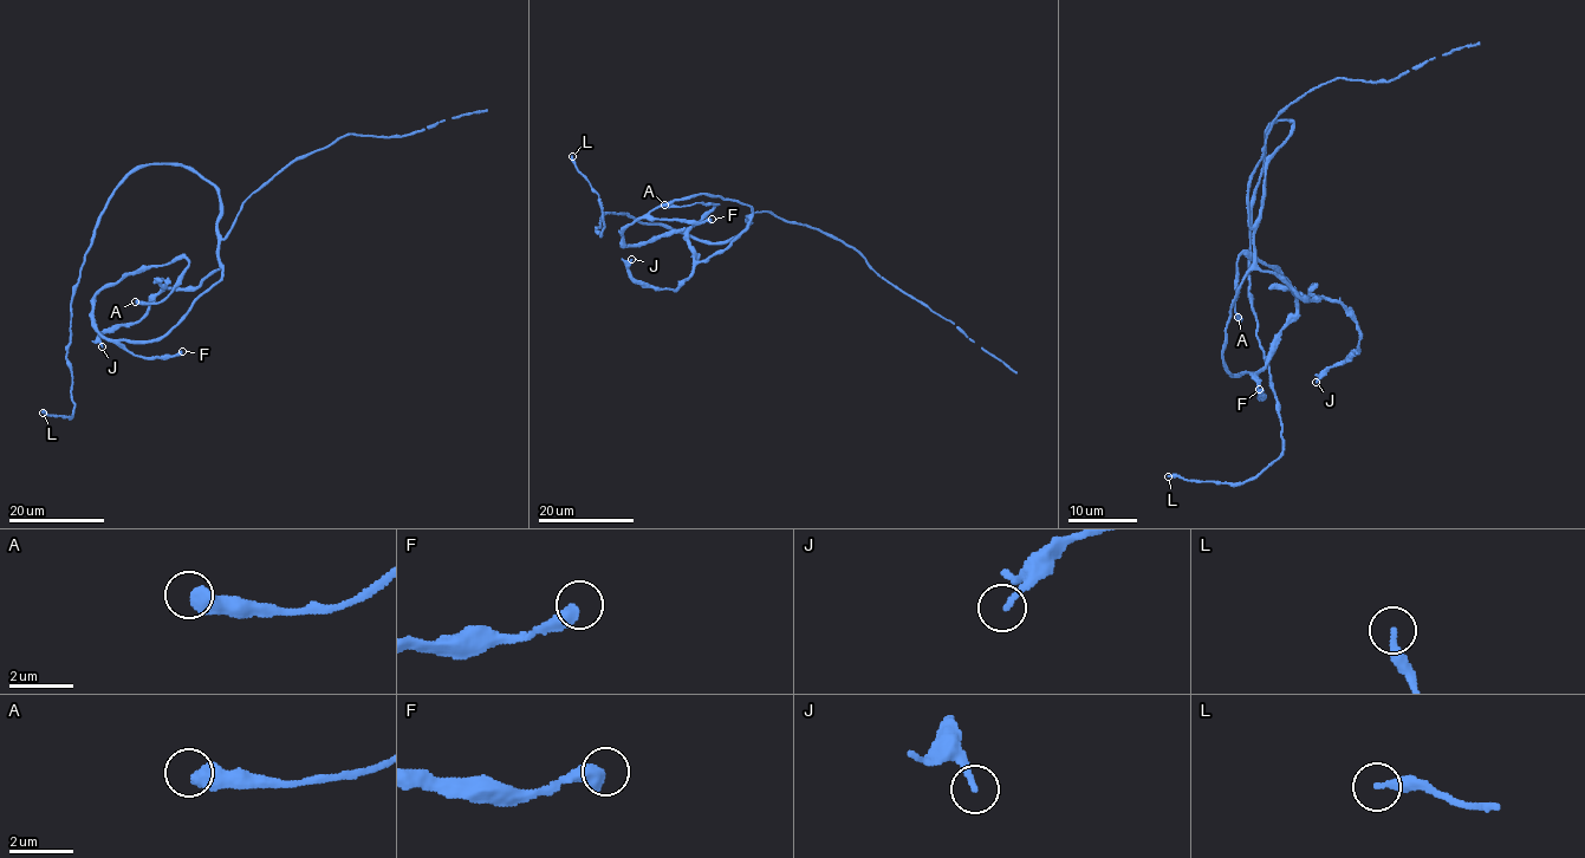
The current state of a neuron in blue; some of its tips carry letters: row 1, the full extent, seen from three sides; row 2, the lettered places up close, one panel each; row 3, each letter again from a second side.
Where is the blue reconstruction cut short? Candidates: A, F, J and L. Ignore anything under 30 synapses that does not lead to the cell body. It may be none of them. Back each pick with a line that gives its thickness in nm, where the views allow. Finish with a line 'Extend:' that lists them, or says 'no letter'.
Extend: no letter

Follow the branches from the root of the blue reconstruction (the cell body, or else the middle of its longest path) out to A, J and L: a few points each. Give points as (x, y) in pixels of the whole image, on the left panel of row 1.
A: (220, 208), (222, 275), (163, 336), (108, 340), (92, 313), (102, 288), (188, 261), (160, 303), (135, 301)
J: (220, 208), (220, 267), (197, 286), (163, 288), (138, 320), (114, 325), (101, 335), (98, 342), (102, 346)
L: (220, 208), (219, 192), (180, 164), (138, 166), (117, 187), (71, 303), (66, 357), (73, 415), (43, 413)

